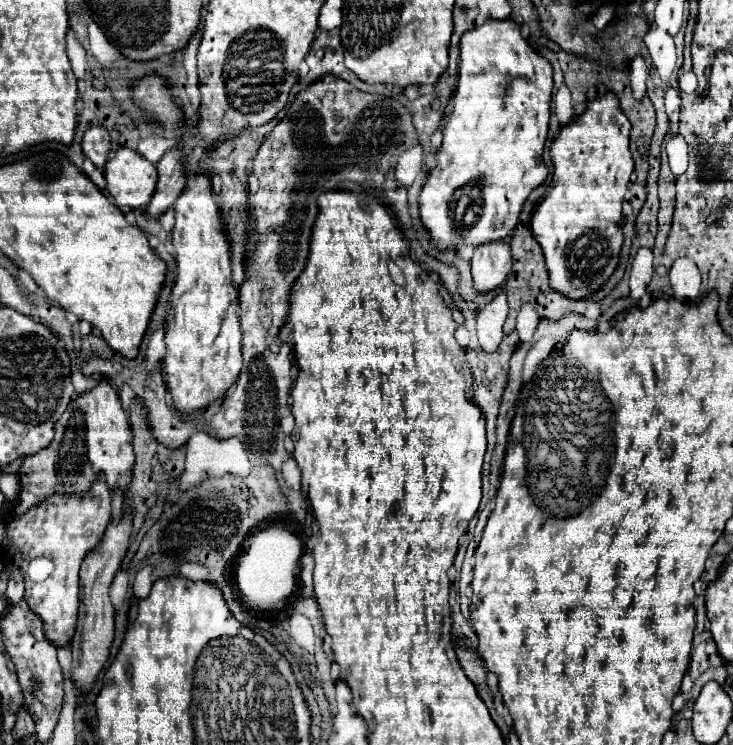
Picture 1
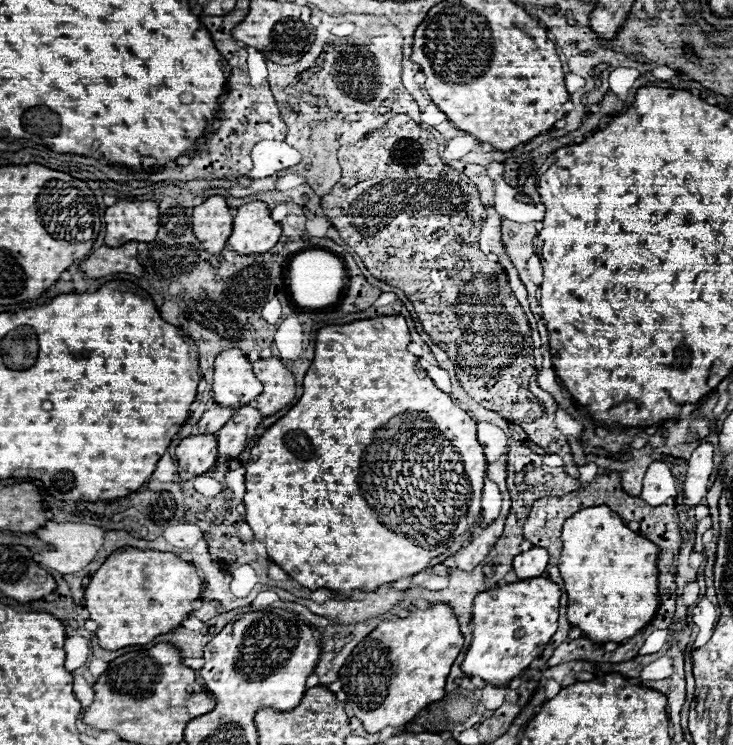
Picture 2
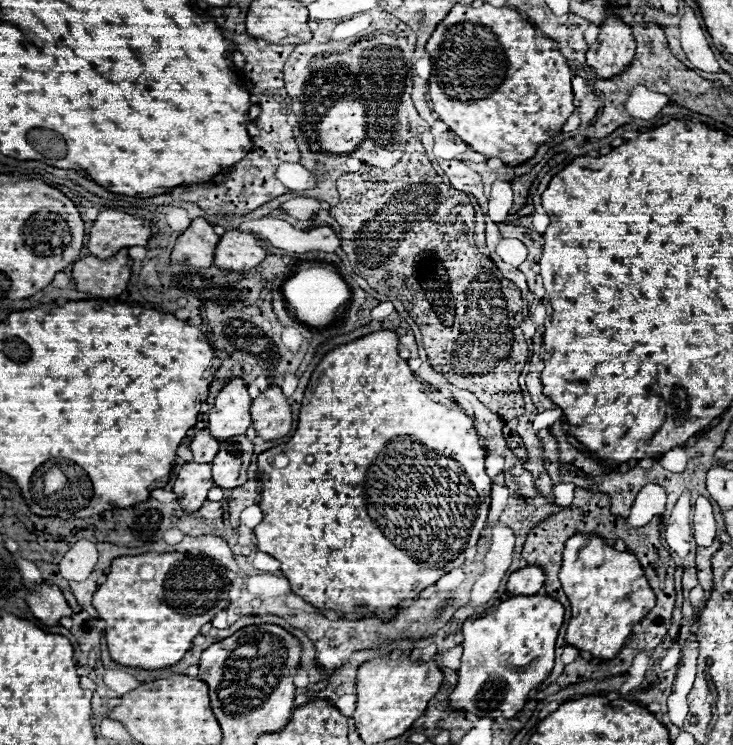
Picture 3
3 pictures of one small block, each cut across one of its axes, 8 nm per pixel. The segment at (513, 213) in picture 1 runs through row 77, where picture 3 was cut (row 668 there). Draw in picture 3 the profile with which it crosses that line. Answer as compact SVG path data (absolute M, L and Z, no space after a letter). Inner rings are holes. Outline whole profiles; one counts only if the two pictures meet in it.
M512 596L498 606L488 608L480 616L472 616L464 622L464 654L458 670L458 684L450 694L450 708L474 712L484 718L512 718L528 700L528 692L542 684L554 666L554 644L558 630L564 622L564 606L552 596Z

